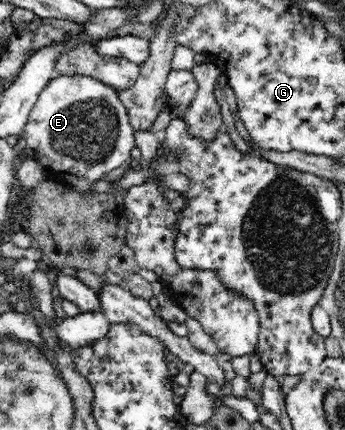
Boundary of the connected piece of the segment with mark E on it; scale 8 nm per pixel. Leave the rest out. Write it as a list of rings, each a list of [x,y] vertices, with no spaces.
[[[86,75],[53,77],[45,85],[25,123],[23,135],[25,147],[43,168],[46,178],[74,187],[82,193],[89,193],[93,191],[95,181],[105,179],[105,173],[111,173],[125,161],[131,160],[131,149],[136,147],[134,128],[117,93],[118,90],[106,83]]]

